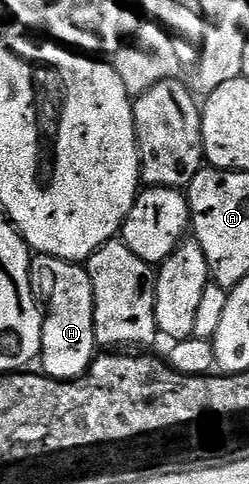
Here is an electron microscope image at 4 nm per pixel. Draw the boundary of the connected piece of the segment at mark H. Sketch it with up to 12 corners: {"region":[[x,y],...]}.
{"region":[[48,261],[44,375],[78,380],[99,352],[80,263]]}

